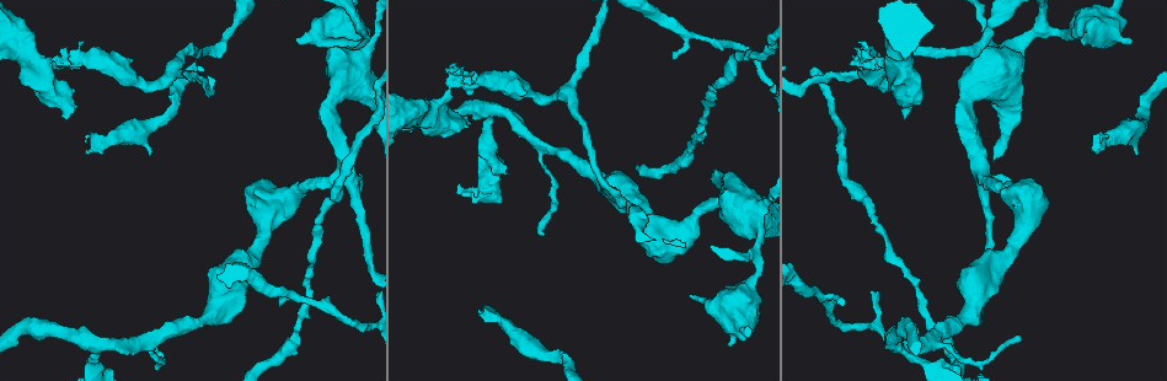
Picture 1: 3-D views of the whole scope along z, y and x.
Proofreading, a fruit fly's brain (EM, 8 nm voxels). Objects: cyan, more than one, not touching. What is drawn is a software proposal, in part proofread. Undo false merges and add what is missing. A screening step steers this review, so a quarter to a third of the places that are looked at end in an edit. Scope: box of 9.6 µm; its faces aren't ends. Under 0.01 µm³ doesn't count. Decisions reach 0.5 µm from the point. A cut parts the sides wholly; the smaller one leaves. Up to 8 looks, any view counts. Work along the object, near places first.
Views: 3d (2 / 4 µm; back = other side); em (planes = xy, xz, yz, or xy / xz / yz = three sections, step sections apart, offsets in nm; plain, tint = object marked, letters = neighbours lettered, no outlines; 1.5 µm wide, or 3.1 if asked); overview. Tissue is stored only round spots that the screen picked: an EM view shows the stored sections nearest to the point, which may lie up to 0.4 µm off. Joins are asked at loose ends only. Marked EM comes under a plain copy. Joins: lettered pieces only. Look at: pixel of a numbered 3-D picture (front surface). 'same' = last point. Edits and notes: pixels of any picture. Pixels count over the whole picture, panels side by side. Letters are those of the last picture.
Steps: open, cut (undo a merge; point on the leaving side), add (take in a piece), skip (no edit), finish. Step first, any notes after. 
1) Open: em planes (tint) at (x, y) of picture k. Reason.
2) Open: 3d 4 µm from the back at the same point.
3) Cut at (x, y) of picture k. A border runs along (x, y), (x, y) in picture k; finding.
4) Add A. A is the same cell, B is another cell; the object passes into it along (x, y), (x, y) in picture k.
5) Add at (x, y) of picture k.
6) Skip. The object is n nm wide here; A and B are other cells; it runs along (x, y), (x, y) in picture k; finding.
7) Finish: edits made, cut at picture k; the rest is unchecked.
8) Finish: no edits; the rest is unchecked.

Open: em yz step 4 (tint) at (150, 154) of picture 1. Branch stops here.

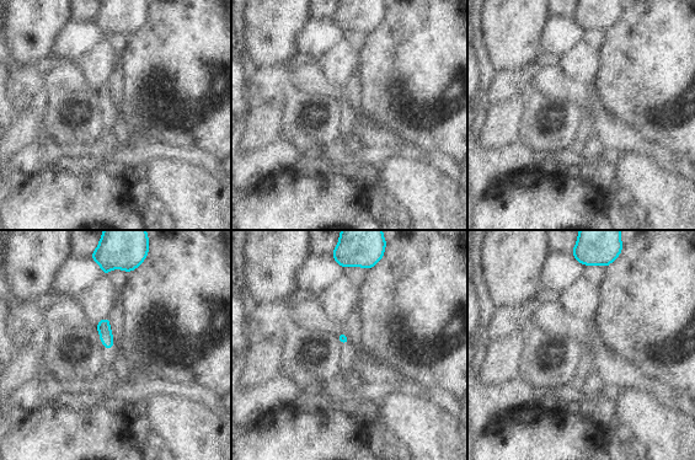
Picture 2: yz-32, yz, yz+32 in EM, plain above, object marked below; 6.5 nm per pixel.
Open: em yz step 4 (letters) at the same point. See the neighbours.

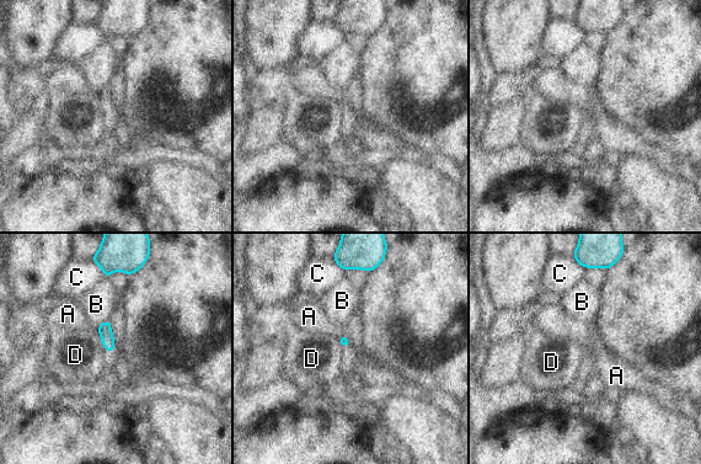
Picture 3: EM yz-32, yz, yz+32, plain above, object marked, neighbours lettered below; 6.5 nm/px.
Skip. A, B, C and D are other cells; a border runs along (338, 336), (344, 335), (348, 339) in picture 3; no lettered piece goes on from it.

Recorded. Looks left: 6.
Open: em planes (letters) at (92, 58) of picture 1. Thick turns thin.

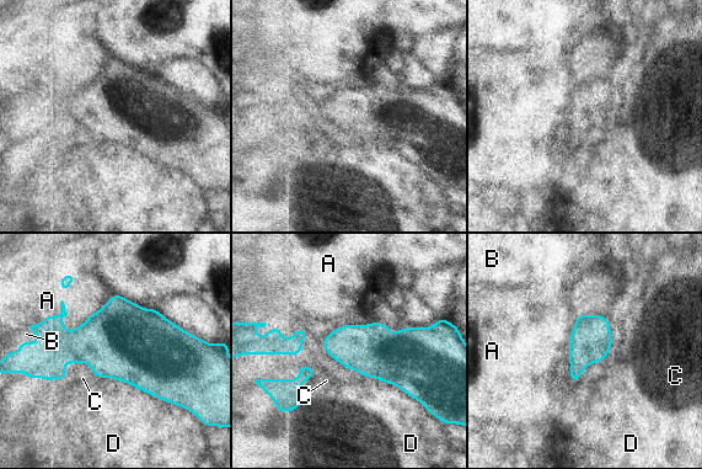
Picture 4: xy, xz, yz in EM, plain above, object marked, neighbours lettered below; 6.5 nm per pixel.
Skip. A, B, C and D are other cells; a border runs along (87, 318), (30, 326) in picture 4; continuous, no second cell.

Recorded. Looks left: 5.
Open: 3d 4 µm at (903, 116) of picture 1. Stops while still wide.

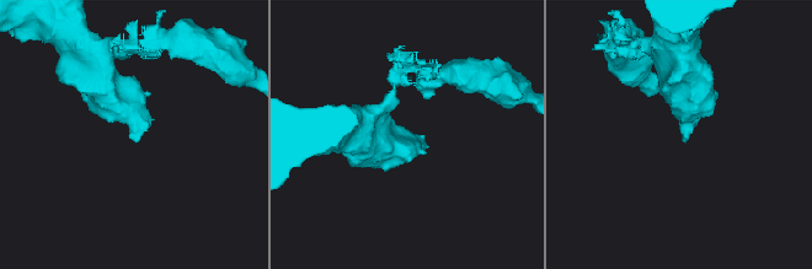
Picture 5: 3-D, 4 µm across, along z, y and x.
Open: em planes (letters) at (684, 138) of picture 5.

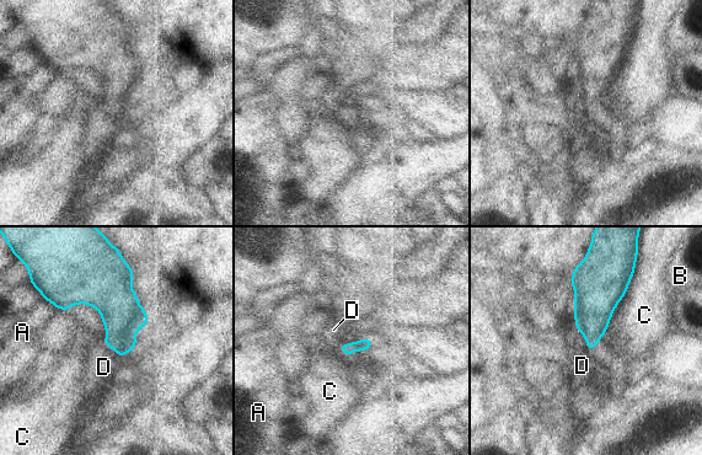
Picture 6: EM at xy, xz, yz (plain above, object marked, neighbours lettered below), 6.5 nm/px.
Skip. A, B, C and D are other cells; a border runs along (101, 341), (121, 358) in picture 6; none of them fits.

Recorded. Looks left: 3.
Finish: no edits; the rest is unchecked.

